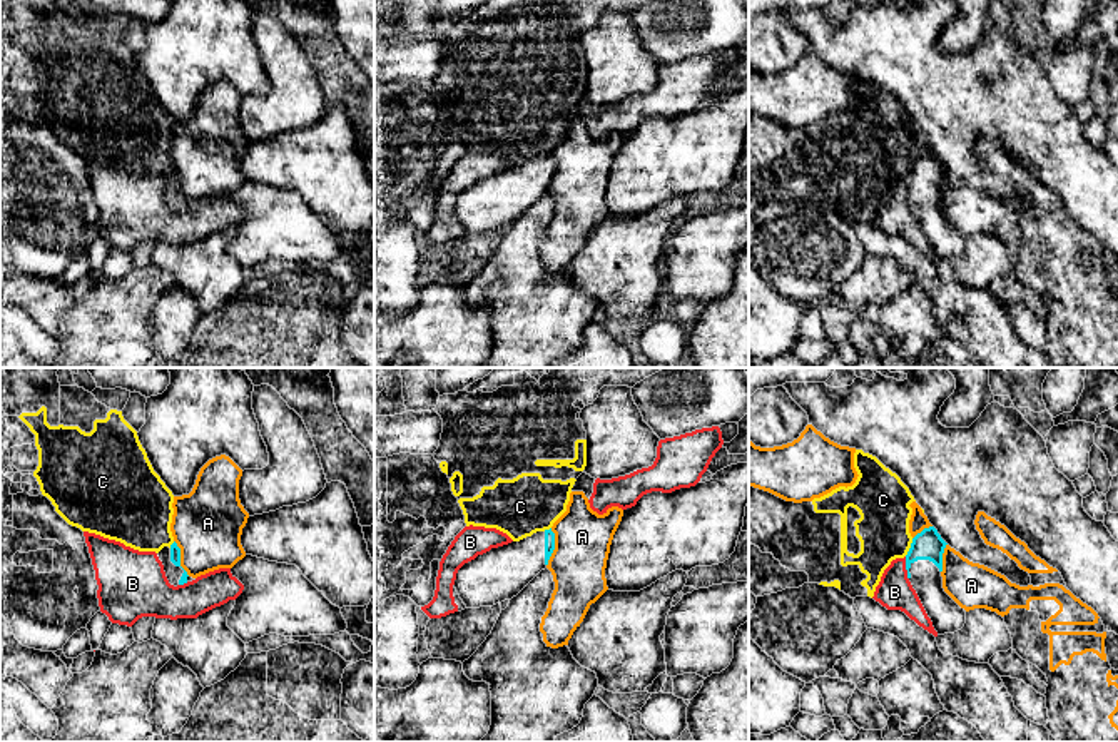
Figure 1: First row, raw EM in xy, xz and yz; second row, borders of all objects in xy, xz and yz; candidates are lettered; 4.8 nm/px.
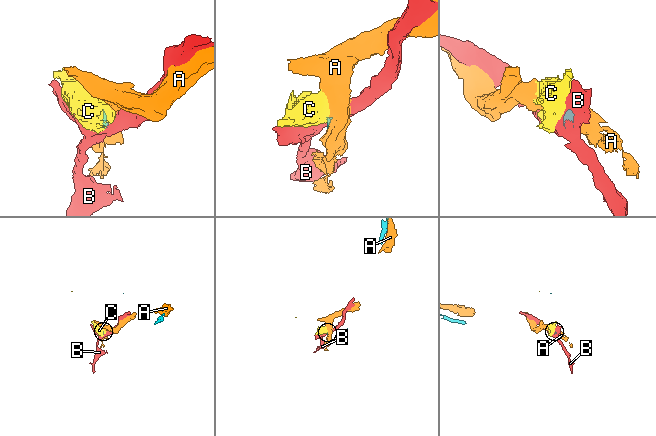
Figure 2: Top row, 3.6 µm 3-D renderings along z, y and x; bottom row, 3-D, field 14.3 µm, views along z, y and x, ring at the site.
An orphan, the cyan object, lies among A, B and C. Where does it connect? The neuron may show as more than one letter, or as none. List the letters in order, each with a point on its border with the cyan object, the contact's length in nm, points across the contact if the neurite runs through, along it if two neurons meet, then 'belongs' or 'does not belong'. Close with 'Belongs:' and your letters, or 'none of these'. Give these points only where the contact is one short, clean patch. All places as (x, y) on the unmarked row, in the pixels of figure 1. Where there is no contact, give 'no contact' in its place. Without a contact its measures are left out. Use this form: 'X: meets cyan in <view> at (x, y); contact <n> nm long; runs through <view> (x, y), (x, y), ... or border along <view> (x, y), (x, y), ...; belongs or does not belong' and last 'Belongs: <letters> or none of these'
A: meets cyan in xz at (553, 172); contact 190 nm long; border along xz (552, 154), (553, 177), (547, 191); does not belong
B: meets cyan in yz at (906, 194); contact 110 nm long; border along yz (904, 182), (908, 204); does not belong
C: meets cyan in yz at (911, 172); contact 100 nm long; border along yz (913, 164), (904, 181); does not belong
Belongs: none of these

